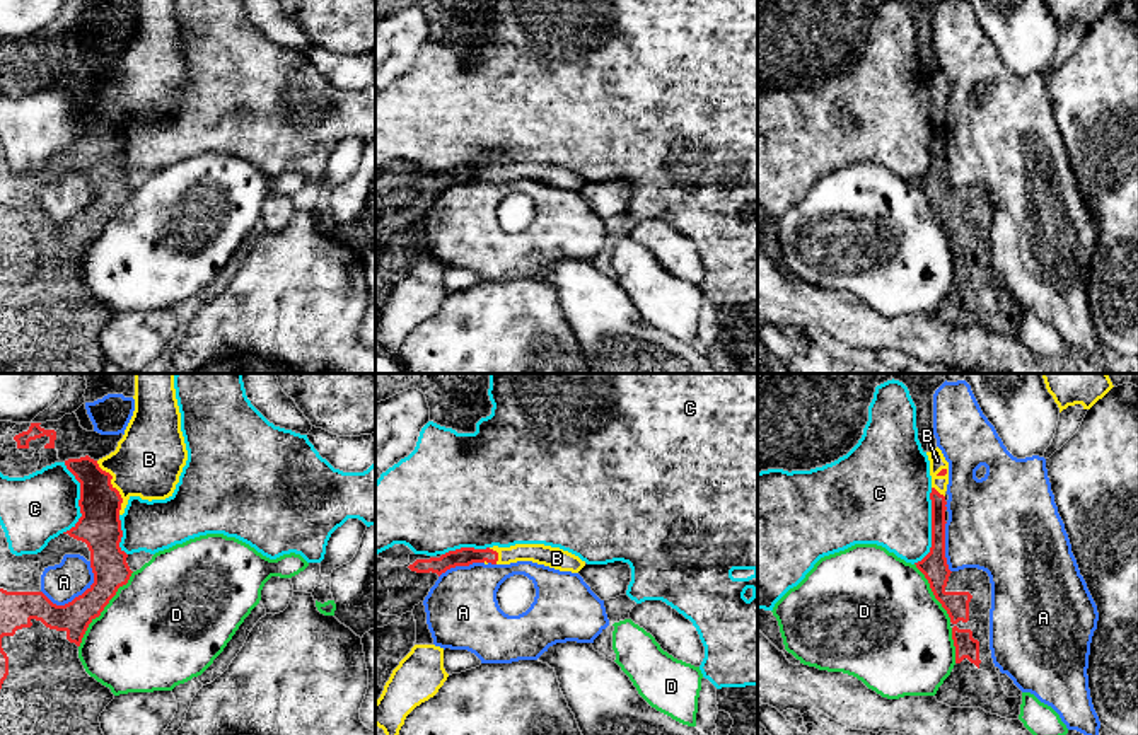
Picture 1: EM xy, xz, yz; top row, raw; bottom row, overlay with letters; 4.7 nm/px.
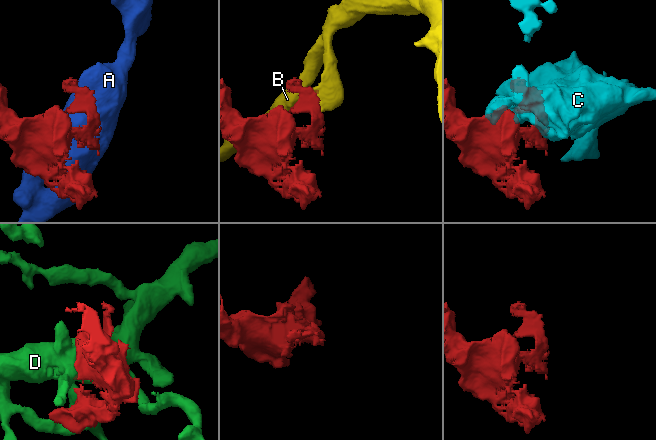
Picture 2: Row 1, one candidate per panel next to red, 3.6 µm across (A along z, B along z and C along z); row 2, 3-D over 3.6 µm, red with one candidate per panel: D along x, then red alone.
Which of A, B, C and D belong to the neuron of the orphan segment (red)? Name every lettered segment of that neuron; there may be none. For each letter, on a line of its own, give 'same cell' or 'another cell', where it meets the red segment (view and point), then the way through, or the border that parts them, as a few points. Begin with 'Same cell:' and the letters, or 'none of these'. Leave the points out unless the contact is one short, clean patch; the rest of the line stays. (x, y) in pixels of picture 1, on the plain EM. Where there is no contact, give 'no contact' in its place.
Same cell: B
A: another cell | xy (79, 214)
B: same cell | xy (111, 104) | across xy (99, 145), (101, 120), (111, 104), (149, 77)
C: another cell | yz (932, 145)
D: another cell | xy (103, 227)

